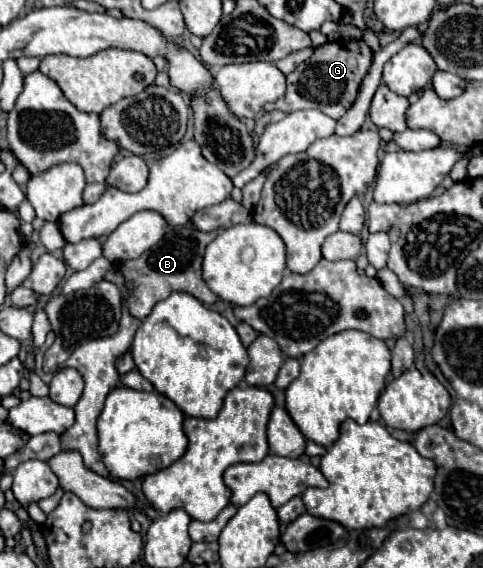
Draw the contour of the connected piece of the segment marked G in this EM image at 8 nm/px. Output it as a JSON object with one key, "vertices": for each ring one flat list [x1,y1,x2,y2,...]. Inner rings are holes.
{"vertices":[[363,39,359,41,329,41,327,45,321,45,315,49,313,57,305,63,297,65,293,73,287,75,287,93,285,97,277,99,275,103,267,103,265,111,281,109,281,111,297,111,297,109,321,109,331,119,339,119,345,115,345,111,353,105,357,97,357,89,361,85,361,79,369,71,373,51,367,47]]}

